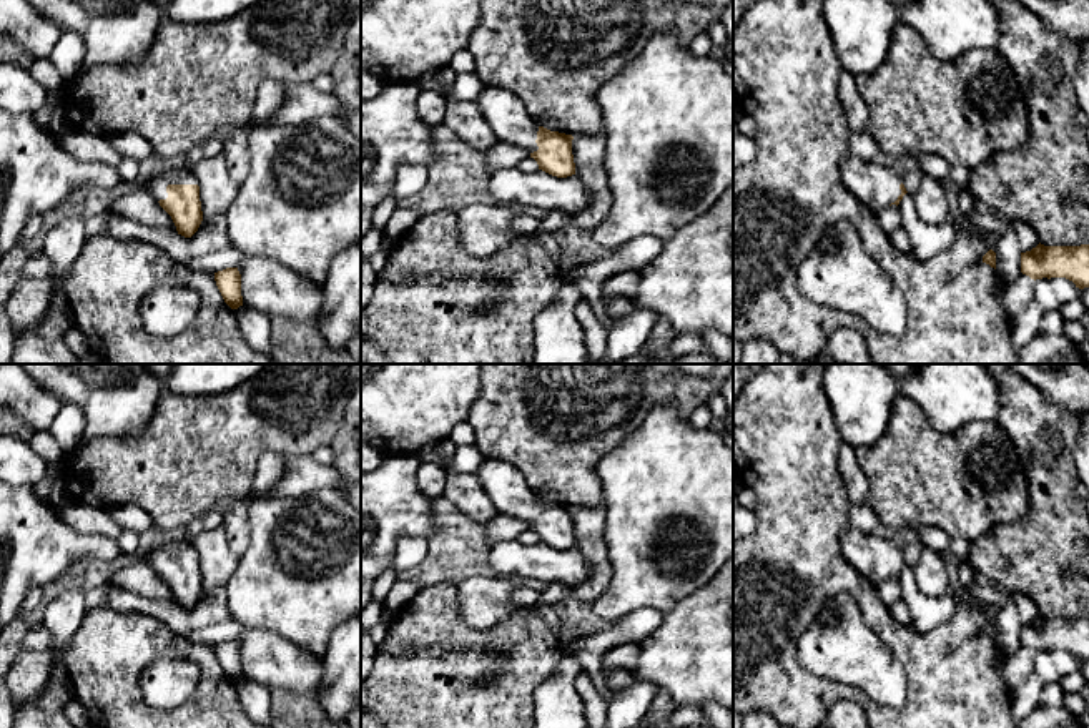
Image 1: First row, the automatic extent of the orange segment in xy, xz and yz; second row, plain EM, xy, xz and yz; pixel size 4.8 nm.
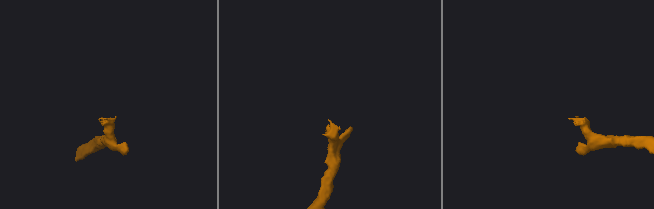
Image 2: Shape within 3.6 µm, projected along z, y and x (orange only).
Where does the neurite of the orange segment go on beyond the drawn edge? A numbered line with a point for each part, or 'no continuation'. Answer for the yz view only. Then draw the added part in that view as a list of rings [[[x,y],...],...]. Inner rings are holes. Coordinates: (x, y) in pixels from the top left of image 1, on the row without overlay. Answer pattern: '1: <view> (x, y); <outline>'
1: yz (875, 559); [[[846,525],[840,540],[846,563],[873,585],[889,578],[901,567],[903,550],[891,539]]]

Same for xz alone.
1: xz (504, 484); [[[484,459],[476,477],[497,514],[525,520],[529,525],[539,522],[535,512],[540,497],[527,485],[517,467],[497,459]]]

